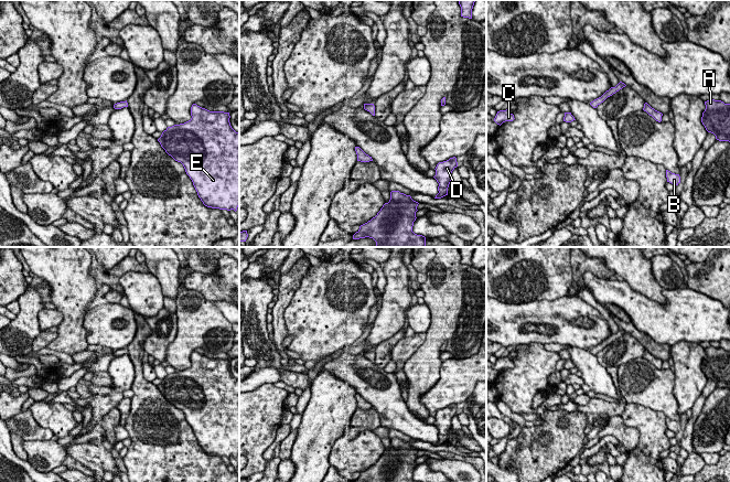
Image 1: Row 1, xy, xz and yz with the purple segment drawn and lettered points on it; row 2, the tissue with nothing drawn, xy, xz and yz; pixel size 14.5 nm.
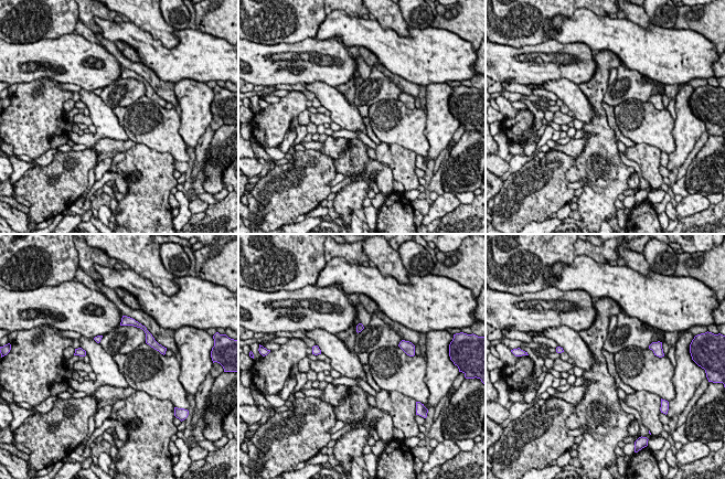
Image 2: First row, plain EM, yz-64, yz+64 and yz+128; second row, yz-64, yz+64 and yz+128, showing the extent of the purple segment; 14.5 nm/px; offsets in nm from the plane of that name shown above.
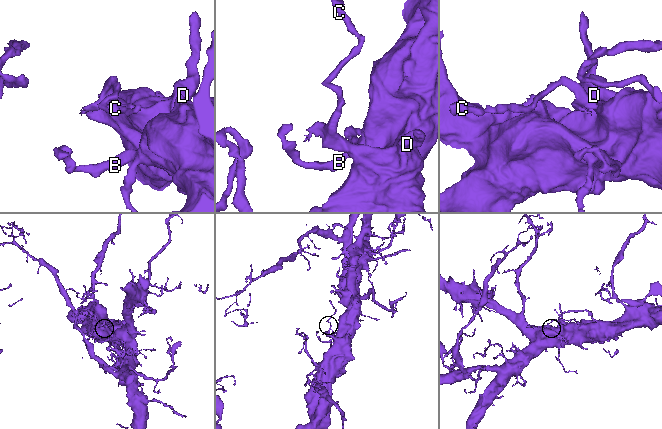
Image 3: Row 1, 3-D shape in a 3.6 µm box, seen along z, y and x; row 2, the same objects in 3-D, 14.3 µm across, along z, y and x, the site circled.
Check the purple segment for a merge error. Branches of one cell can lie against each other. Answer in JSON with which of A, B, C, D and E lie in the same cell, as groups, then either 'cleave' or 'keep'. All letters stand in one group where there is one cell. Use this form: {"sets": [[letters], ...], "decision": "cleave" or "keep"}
{"sets": [["A", "B", "D", "E"], ["C"]], "decision": "cleave"}

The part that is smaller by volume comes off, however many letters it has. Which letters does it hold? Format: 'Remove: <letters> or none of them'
Remove: C

